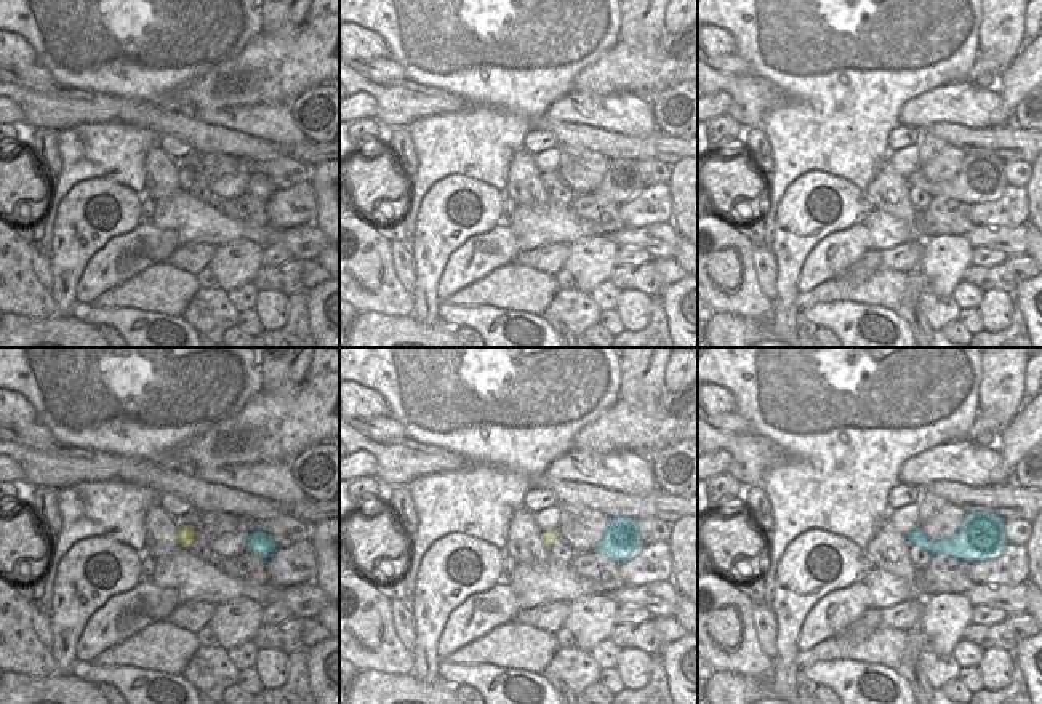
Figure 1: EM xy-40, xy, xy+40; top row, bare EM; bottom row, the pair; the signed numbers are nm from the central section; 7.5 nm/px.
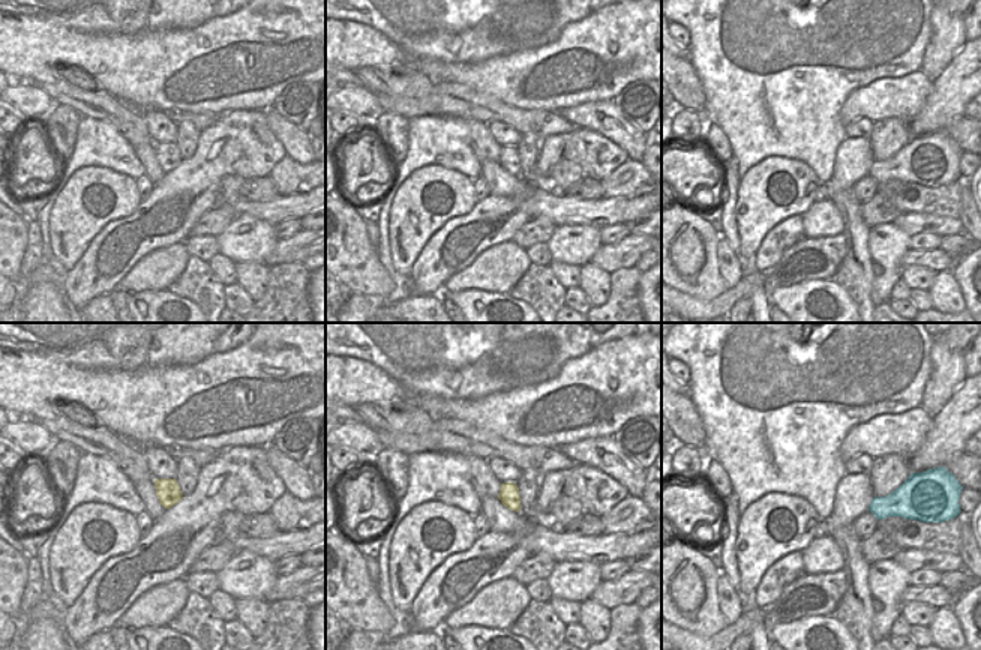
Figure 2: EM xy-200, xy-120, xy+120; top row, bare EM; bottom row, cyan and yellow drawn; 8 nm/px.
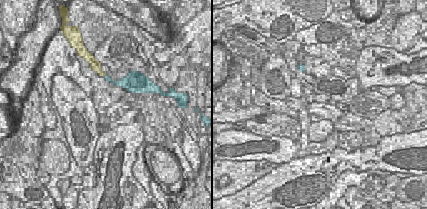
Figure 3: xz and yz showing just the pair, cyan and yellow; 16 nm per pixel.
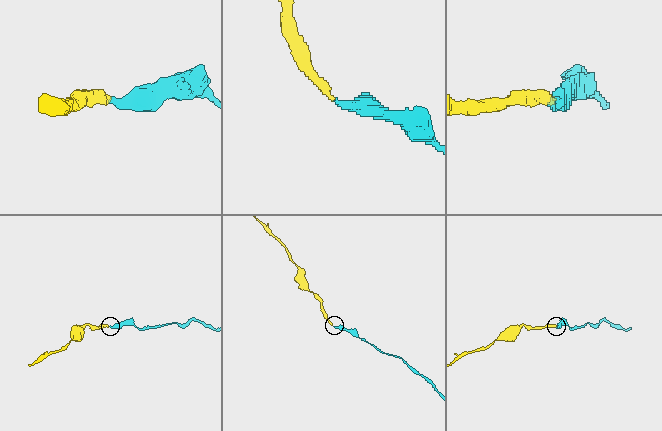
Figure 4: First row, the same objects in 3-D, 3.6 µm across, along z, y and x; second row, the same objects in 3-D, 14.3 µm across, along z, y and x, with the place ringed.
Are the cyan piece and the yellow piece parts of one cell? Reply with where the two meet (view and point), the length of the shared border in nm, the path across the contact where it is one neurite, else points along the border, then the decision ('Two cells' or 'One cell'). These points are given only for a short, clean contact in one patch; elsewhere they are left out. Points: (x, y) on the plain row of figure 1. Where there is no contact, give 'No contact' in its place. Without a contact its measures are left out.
Touches cyan at xy (559, 176). Shared border 70 nm. Path across: xy (559, 178), (559, 176), (548, 180). One cell

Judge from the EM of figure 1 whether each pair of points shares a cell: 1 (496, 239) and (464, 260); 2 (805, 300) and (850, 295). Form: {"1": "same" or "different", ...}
{"1": "same", "2": "same"}

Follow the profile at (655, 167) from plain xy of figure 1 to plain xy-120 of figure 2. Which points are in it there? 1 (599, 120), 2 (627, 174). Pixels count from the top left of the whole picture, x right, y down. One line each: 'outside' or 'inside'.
1: outside
2: outside

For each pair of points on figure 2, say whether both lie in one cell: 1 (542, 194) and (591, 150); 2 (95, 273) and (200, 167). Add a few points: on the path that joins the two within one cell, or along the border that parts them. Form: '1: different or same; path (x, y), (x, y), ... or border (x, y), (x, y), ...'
1: different; border (534, 185), (546, 185), (557, 192)
2: same; path (122, 246), (176, 194)

